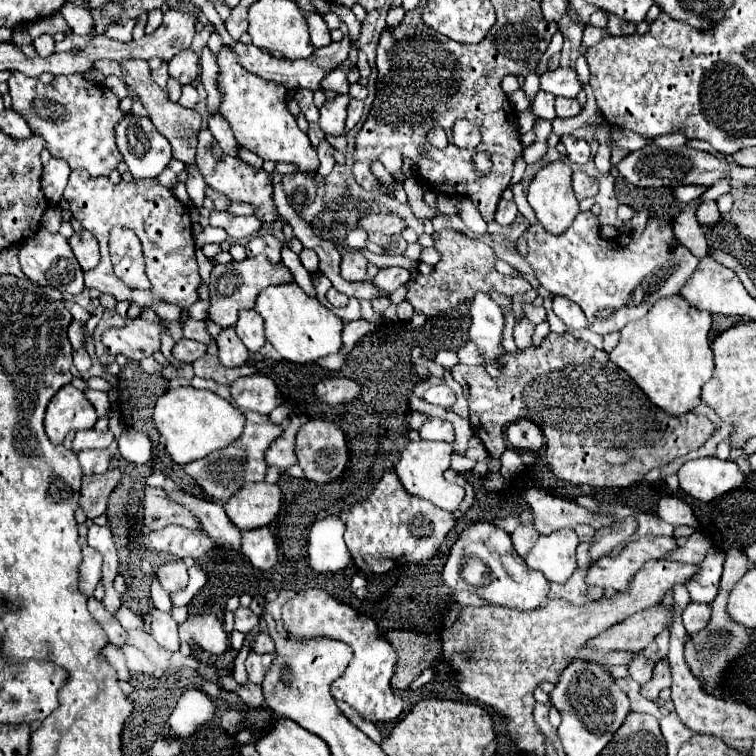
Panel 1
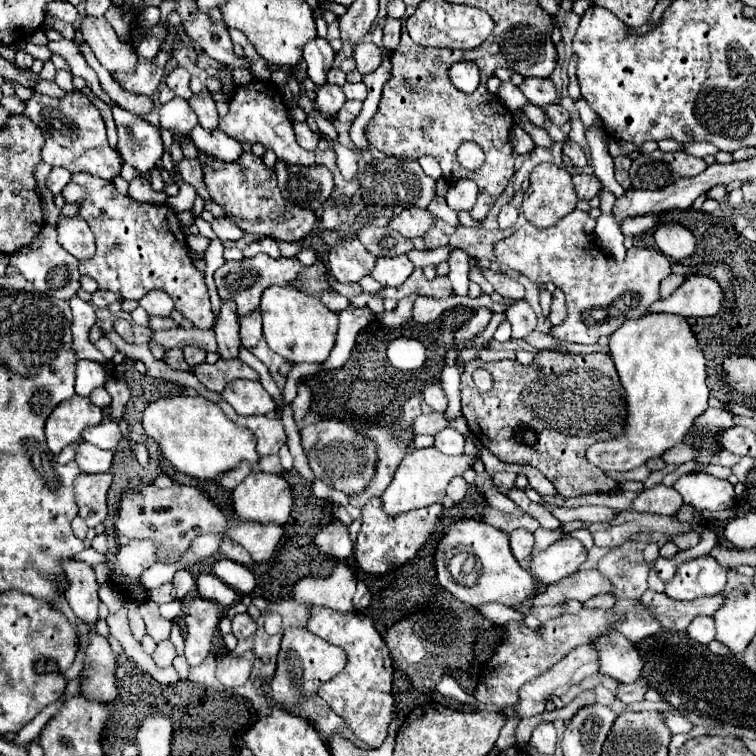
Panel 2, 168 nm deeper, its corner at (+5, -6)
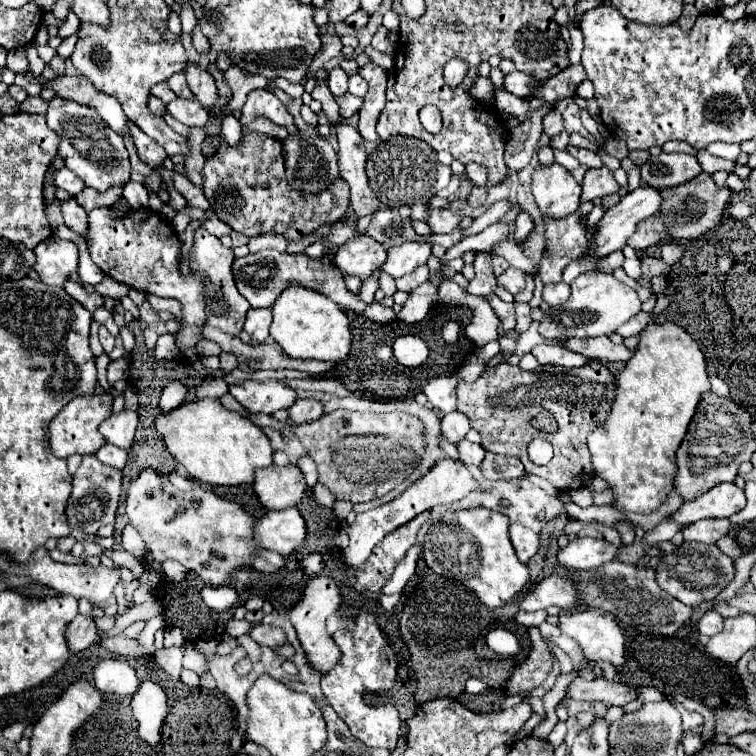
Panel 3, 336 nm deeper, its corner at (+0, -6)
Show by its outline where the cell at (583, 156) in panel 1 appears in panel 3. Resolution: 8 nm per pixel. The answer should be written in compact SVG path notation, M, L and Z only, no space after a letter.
M567 146L567 152L571 154L571 156L575 156L581 164L585 164L587 168L601 168L603 166L603 162L601 162L601 158L593 152L593 150L585 150L585 148L577 148L577 146Z

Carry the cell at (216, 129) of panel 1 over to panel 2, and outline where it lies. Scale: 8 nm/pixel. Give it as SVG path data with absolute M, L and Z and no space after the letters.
M200 92L200 94L194 94L190 100L188 100L190 108L196 112L198 116L198 122L202 128L206 130L214 130L218 128L218 112L216 112L216 102L212 98L212 92Z

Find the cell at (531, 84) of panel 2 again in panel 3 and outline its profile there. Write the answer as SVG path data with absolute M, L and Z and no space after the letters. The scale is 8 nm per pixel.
M513 72L513 74L507 74L505 76L505 90L519 96L519 98L525 98L525 96L533 96L533 88L537 88L537 78L525 74L525 72Z

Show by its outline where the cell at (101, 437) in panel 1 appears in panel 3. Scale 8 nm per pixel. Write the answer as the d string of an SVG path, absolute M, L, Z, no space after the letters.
M123 410L119 414L111 414L99 426L99 432L107 442L111 442L119 448L125 448L125 450L133 444L135 430L137 430L137 414L127 412L127 410Z

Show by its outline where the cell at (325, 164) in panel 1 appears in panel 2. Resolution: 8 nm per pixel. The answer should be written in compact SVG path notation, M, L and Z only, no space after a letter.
M298 122L293 125L296 140L298 144L302 144L302 148L306 148L309 151L315 151L318 146L318 140L320 136L306 124L306 122Z

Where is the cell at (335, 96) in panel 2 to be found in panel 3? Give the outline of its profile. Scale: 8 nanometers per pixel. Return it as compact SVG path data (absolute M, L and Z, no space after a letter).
M337 66L329 72L327 84L329 84L329 90L333 96L343 96L347 92L347 74Z

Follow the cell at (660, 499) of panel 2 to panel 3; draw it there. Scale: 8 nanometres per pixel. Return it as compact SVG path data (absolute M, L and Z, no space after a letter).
M707 392L703 396L703 400L701 400L701 404L699 404L699 408L697 408L691 424L689 424L685 440L681 442L681 446L677 450L677 476L673 480L673 488L679 490L679 494L683 496L685 502L689 502L689 500L705 494L707 490L711 490L719 482L733 482L735 480L739 464L745 462L745 460L749 460L751 454L755 452L755 442L753 442L751 430L749 430L751 422L753 422L753 418L749 414L741 412L735 404L731 404L731 402L715 396L713 392Z

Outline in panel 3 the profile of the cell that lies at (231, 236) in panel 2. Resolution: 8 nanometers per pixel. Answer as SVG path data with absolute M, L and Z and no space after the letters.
M209 210L209 212L205 214L205 218L203 218L203 226L205 226L211 234L215 234L215 236L219 236L219 238L225 236L225 234L231 234L231 228L229 228L223 220L219 220L217 214L211 212L211 210Z

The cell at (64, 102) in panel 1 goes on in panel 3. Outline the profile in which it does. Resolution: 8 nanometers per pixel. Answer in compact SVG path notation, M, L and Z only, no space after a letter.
M55 96L49 102L49 110L45 114L49 128L59 134L61 142L57 148L59 158L63 160L65 168L75 172L89 188L95 190L107 190L113 184L127 184L131 176L131 166L129 166L129 152L123 144L123 138L113 132L101 116L93 108L81 106L73 100L65 100Z

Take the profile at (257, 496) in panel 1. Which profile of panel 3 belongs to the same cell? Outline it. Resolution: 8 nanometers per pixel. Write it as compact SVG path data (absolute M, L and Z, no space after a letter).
M267 466L255 472L253 492L267 510L293 508L305 494L307 484L297 466Z

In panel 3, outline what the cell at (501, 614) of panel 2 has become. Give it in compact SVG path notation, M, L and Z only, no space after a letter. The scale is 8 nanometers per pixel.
M539 610L539 612L519 612L517 614L517 622L521 626L539 626L543 624L547 618L547 612L545 610Z

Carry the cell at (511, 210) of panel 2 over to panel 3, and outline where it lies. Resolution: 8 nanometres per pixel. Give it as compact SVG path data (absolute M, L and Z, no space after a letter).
M519 212L517 218L515 218L515 240L517 242L525 240L527 234L531 232L531 228L533 228L533 222L531 222L529 214L527 212Z

